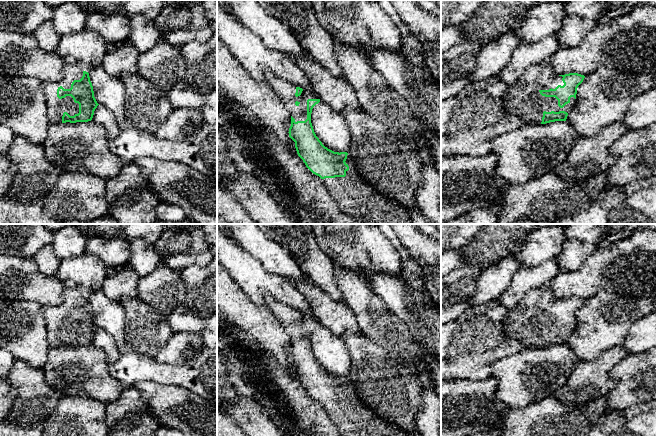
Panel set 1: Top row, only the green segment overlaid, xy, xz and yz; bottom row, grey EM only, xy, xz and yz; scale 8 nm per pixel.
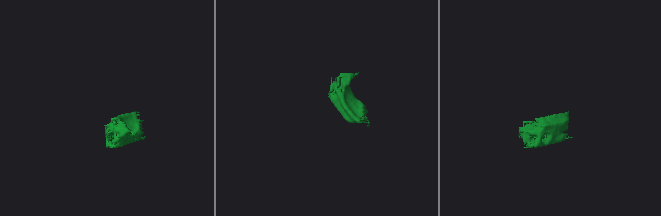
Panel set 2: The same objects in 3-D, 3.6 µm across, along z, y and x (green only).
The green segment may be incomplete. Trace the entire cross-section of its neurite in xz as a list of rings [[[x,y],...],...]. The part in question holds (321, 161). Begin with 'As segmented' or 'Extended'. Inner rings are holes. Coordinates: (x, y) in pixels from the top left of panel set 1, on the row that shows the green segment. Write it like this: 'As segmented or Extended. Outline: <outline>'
Extended. Outline: [[[266,72],[266,81],[291,114],[291,126],[288,133],[295,142],[298,156],[313,174],[324,181],[343,212],[365,224],[411,224],[410,217],[404,207],[398,207],[396,203],[388,200],[384,195],[374,192],[366,180],[362,178],[361,167],[353,160],[352,154],[334,152],[325,147],[316,136],[311,123],[311,113],[320,99],[313,87],[303,90],[285,79],[274,76],[271,72]]]

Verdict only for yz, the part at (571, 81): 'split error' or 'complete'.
split error

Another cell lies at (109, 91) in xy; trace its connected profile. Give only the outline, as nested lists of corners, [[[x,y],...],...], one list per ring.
[[[101,65],[91,68],[89,77],[97,103],[109,109],[118,125],[124,129],[126,88],[121,78],[107,73]]]

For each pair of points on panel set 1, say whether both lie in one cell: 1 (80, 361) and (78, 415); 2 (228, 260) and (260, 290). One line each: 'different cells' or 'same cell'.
1: different cells
2: same cell

